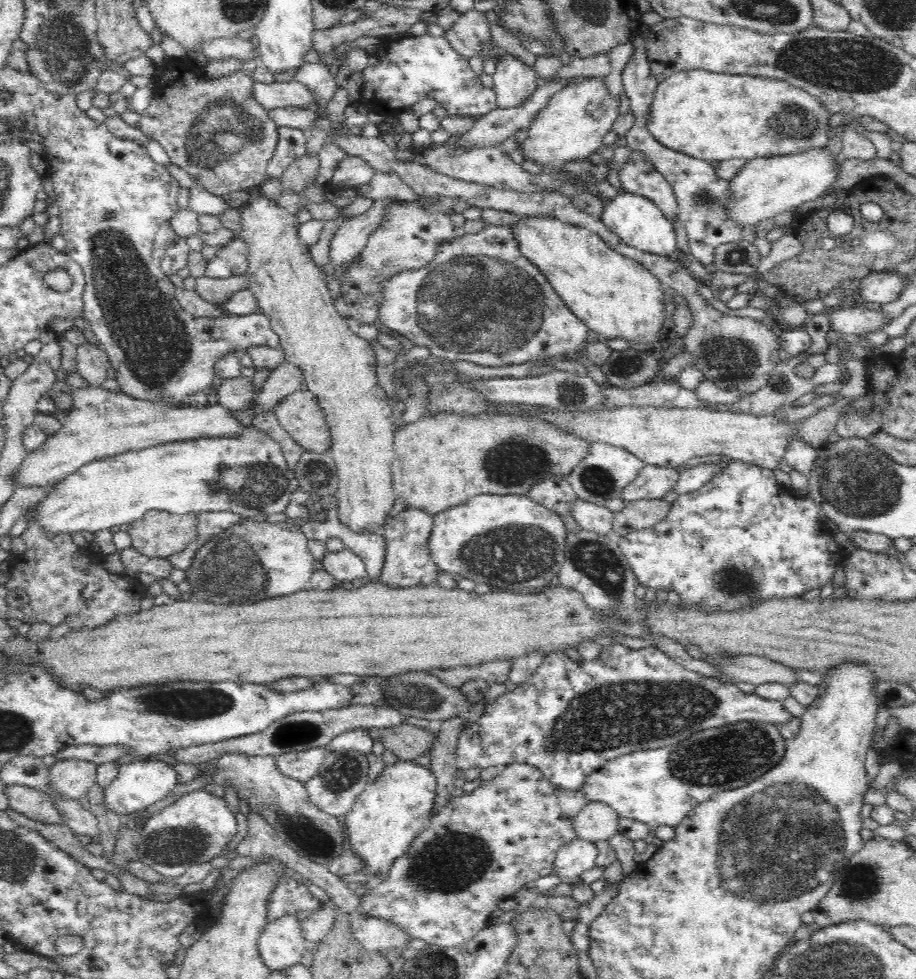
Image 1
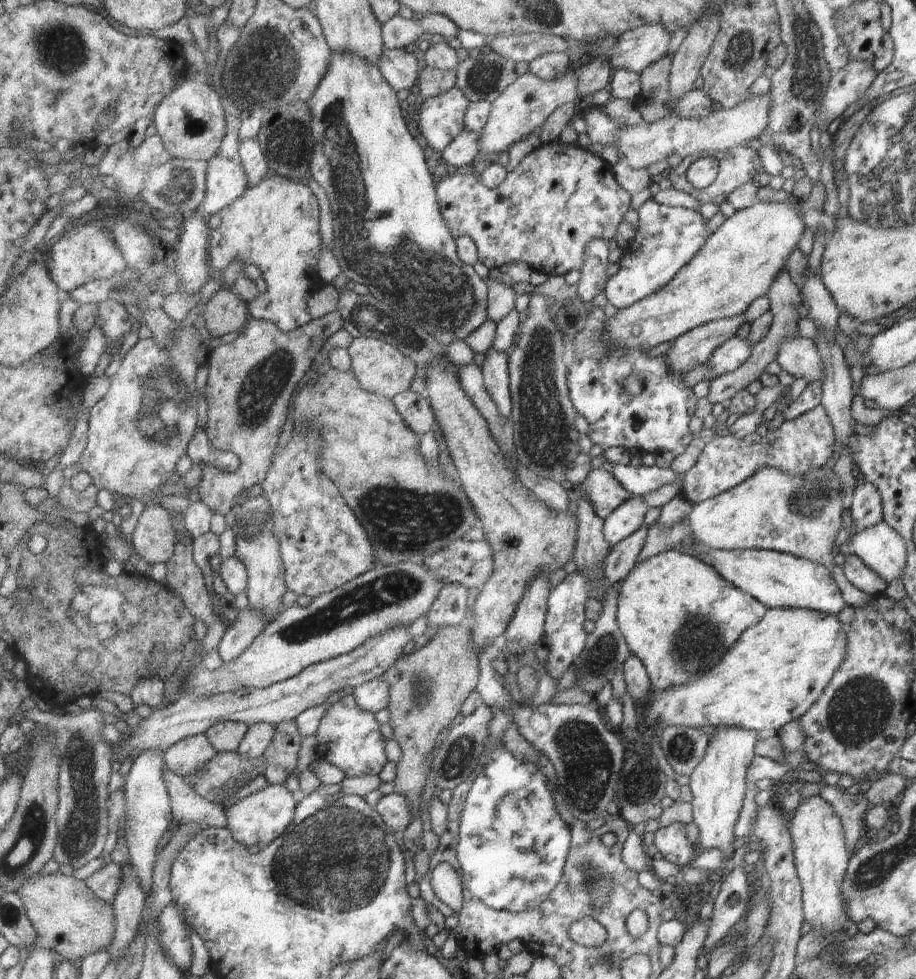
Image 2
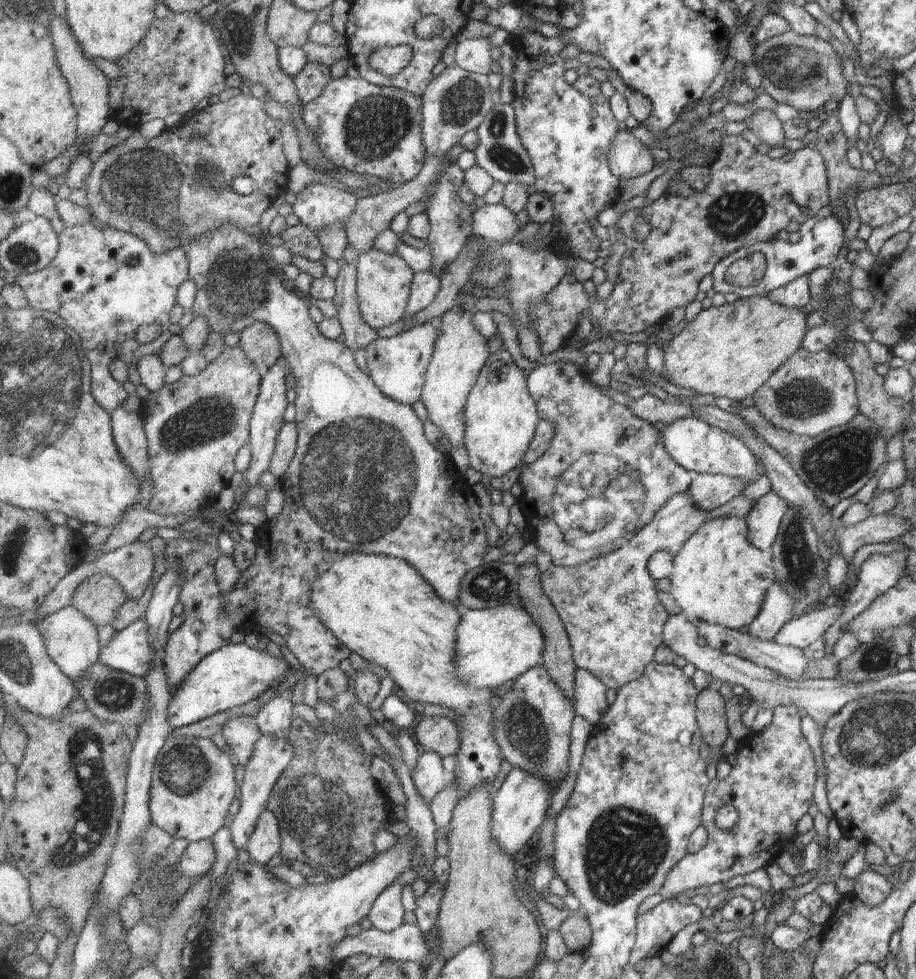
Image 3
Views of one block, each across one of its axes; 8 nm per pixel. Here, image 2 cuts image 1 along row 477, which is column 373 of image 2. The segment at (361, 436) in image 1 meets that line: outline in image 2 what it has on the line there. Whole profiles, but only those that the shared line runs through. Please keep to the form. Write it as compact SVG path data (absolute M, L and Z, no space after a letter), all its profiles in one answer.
M369 336L355 337L347 350L352 360L351 368L363 389L394 400L398 395L412 388L413 380L416 379L419 370L418 366L395 345L388 344L384 339Z

